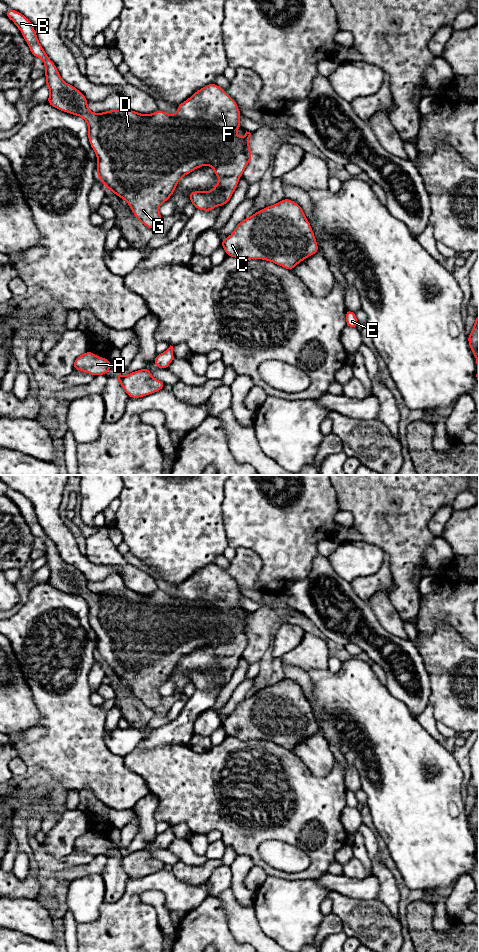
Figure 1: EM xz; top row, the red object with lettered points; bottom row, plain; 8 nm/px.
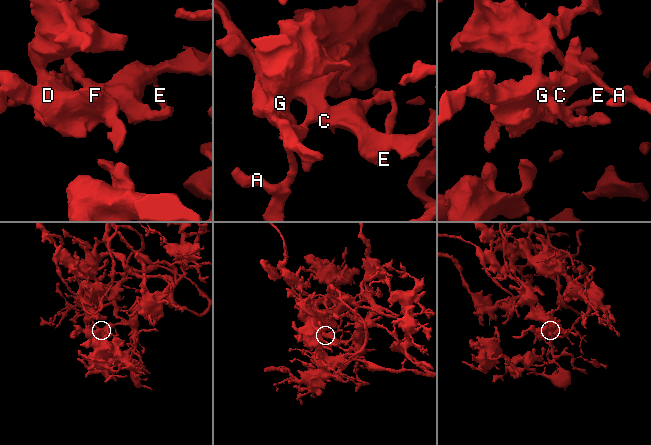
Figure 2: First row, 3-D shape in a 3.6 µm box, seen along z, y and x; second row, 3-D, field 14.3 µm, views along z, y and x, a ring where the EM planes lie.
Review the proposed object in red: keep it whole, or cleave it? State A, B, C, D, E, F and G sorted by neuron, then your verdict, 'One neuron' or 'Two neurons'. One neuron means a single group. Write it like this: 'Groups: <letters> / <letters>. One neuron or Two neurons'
Groups: A B C D E F G. One neuron

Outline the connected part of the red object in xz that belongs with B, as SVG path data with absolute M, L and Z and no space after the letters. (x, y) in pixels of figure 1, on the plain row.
M8 488L5 495L19 508L34 538L39 537L44 541L46 566L50 570L47 583L63 592L80 596L87 602L88 619L97 636L97 656L105 667L129 684L134 696L141 704L152 710L158 707L162 702L162 696L158 690L159 686L168 681L182 657L204 645L213 648L220 662L215 664L211 671L192 671L188 673L191 683L196 689L211 691L217 685L223 687L230 681L234 670L237 668L238 660L242 657L243 651L252 638L249 626L251 613L246 611L243 618L236 614L235 611L242 608L239 602L241 593L235 580L224 569L215 563L206 565L197 570L189 579L179 584L174 595L161 590L152 594L140 594L130 589L93 593L89 590L88 580L83 573L62 560L56 545L40 525L31 501L11 488Z

